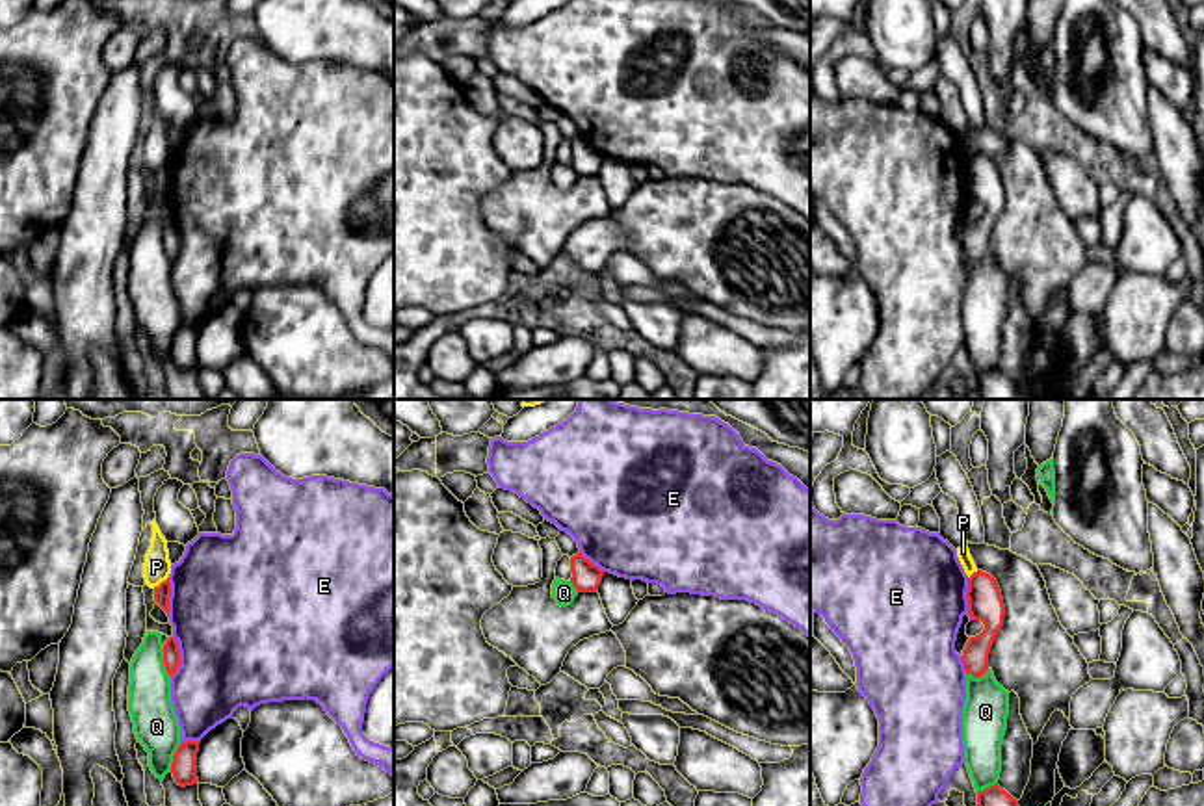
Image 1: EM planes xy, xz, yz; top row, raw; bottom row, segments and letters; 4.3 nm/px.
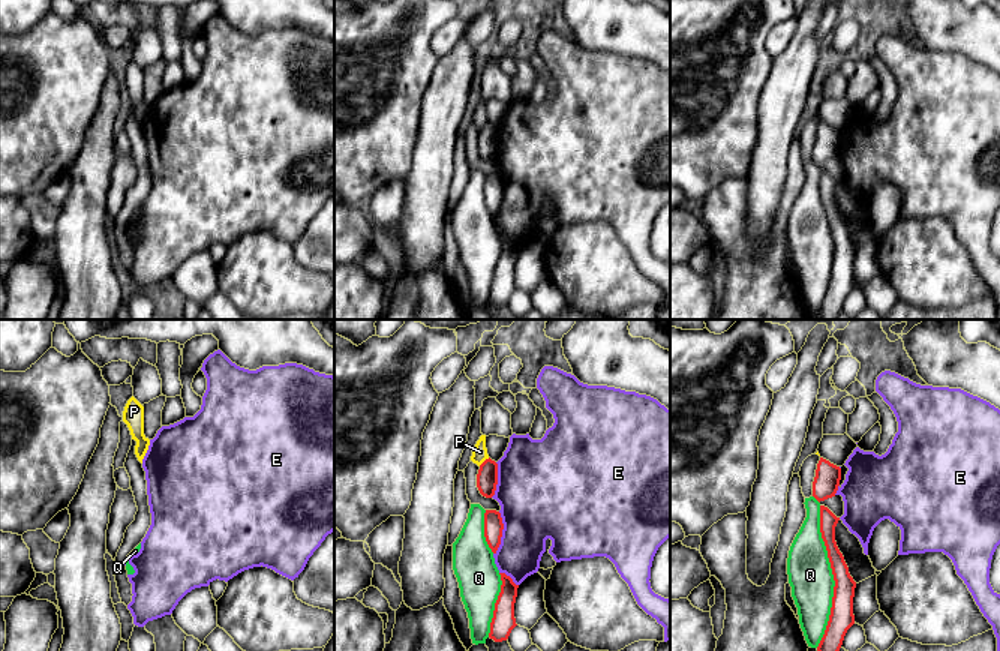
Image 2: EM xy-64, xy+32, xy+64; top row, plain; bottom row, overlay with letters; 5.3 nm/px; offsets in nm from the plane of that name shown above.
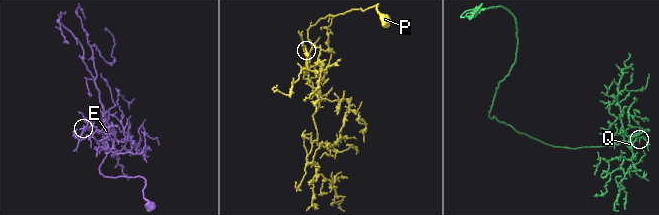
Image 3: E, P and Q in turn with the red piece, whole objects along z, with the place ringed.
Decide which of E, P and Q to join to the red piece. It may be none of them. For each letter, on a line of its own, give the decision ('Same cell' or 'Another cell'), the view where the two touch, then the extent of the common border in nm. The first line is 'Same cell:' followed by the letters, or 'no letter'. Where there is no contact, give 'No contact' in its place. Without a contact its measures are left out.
Same cell: no letter
E: Another cell. Touches red in yz. Shared border 190 nm
P: Another cell. Touches red in xy. Shared border 90 nm
Q: Another cell. Touches red in xy. Shared border 150 nm

